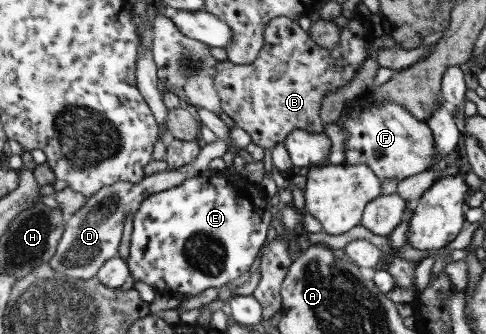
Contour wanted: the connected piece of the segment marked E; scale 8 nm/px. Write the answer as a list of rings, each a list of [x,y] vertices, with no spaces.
[[[215,173],[185,179],[175,187],[147,195],[147,199],[143,199],[137,211],[133,213],[129,253],[126,259],[129,275],[133,283],[137,280],[143,281],[157,293],[171,291],[191,296],[211,287],[218,289],[248,271],[265,241],[269,221],[271,214],[267,199],[263,203],[263,192],[258,185],[243,178],[225,181],[223,175]]]

